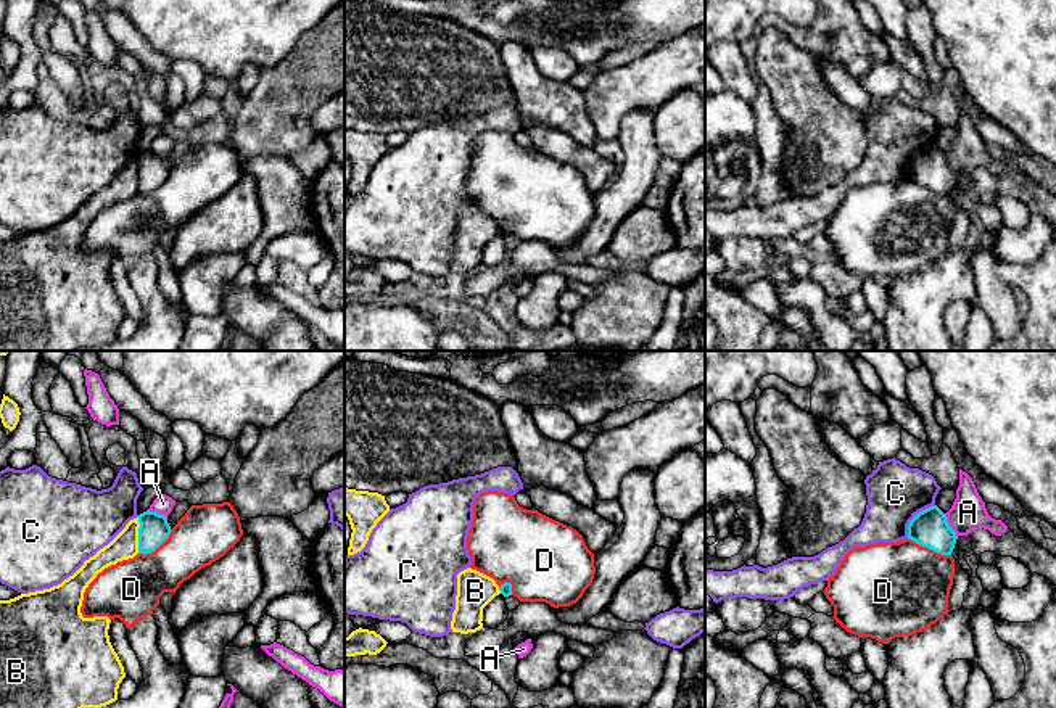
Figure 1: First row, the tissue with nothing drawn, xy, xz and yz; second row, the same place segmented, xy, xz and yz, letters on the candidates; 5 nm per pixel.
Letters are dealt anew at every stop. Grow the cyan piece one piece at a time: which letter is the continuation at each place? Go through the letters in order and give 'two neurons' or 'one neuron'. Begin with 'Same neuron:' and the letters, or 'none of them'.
Same neuron: none of them
A: two neurons
B: two neurons
C: two neurons
D: two neurons

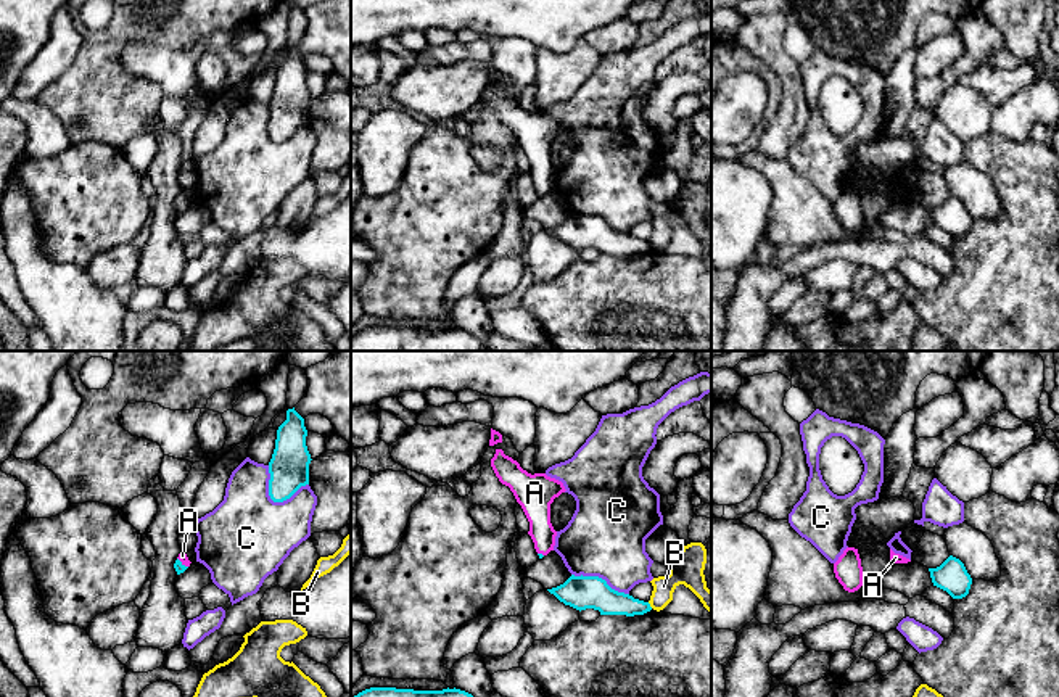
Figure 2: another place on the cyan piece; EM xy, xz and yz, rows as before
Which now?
Same neuron: A
A: one neuron
B: two neurons
C: two neurons

